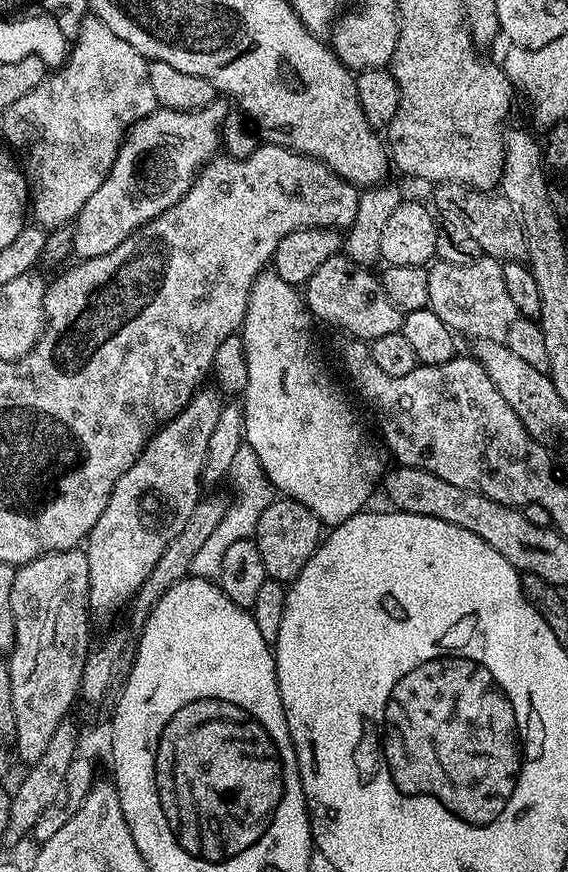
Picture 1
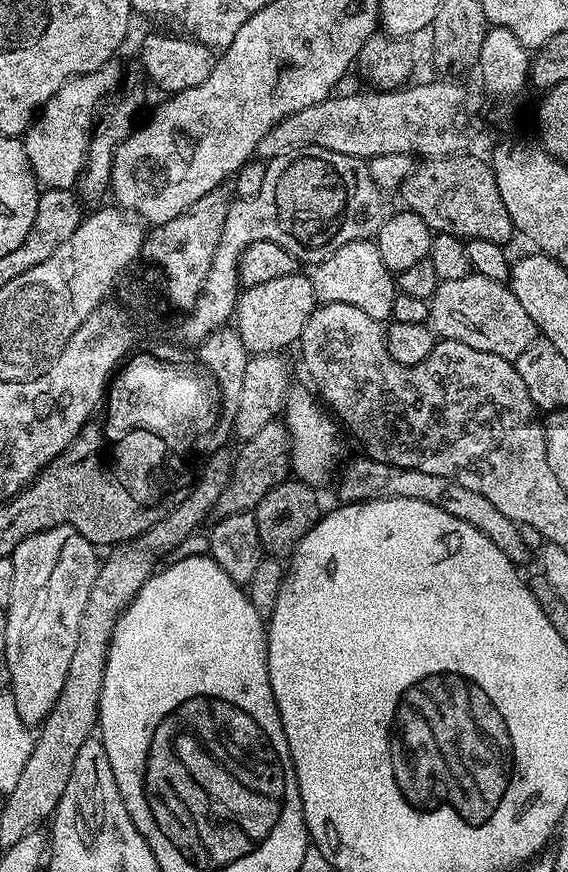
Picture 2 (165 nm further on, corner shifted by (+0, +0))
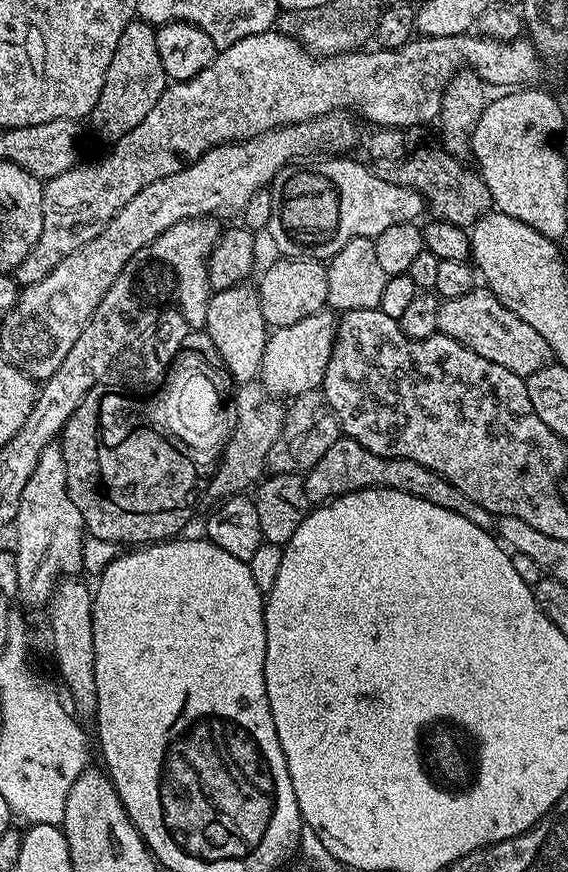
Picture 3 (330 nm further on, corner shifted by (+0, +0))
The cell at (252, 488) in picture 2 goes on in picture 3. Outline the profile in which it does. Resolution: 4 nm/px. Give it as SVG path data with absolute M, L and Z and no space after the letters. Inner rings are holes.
M323 391L303 392L298 394L287 405L284 425L278 434L278 442L270 446L267 467L273 473L295 472L297 474L306 474L334 446L336 440L341 439L340 423L330 406L326 402Z

